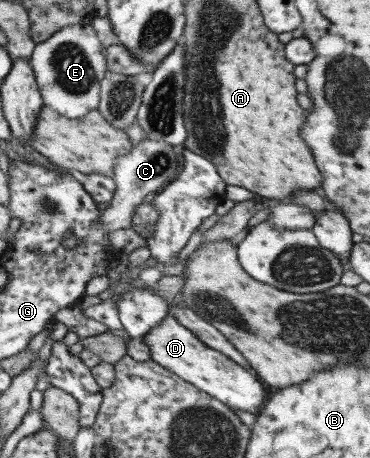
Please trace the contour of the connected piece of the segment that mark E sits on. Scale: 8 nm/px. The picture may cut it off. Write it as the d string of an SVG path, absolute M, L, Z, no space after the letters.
M90 22L69 25L49 40L37 44L31 54L30 65L35 71L44 105L69 119L77 119L97 110L101 80L107 72L104 49Z

